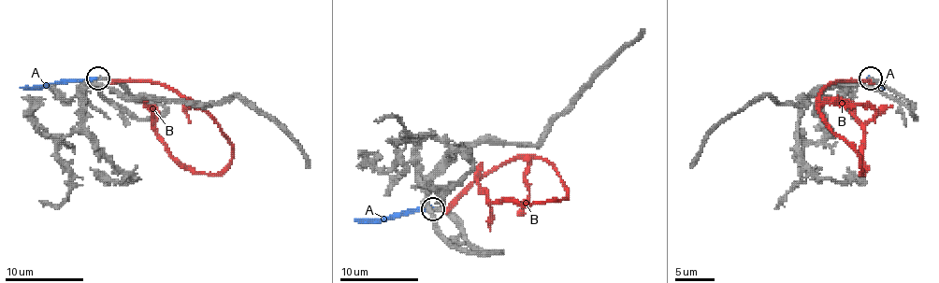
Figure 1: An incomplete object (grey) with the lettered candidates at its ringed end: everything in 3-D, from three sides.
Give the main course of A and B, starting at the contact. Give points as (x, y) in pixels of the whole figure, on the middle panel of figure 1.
A: (433, 209), (401, 211), (380, 219), (354, 220)
B: (446, 211), (474, 181), (519, 158), (544, 158), (558, 172), (566, 197), (492, 201), (478, 181), (482, 162)

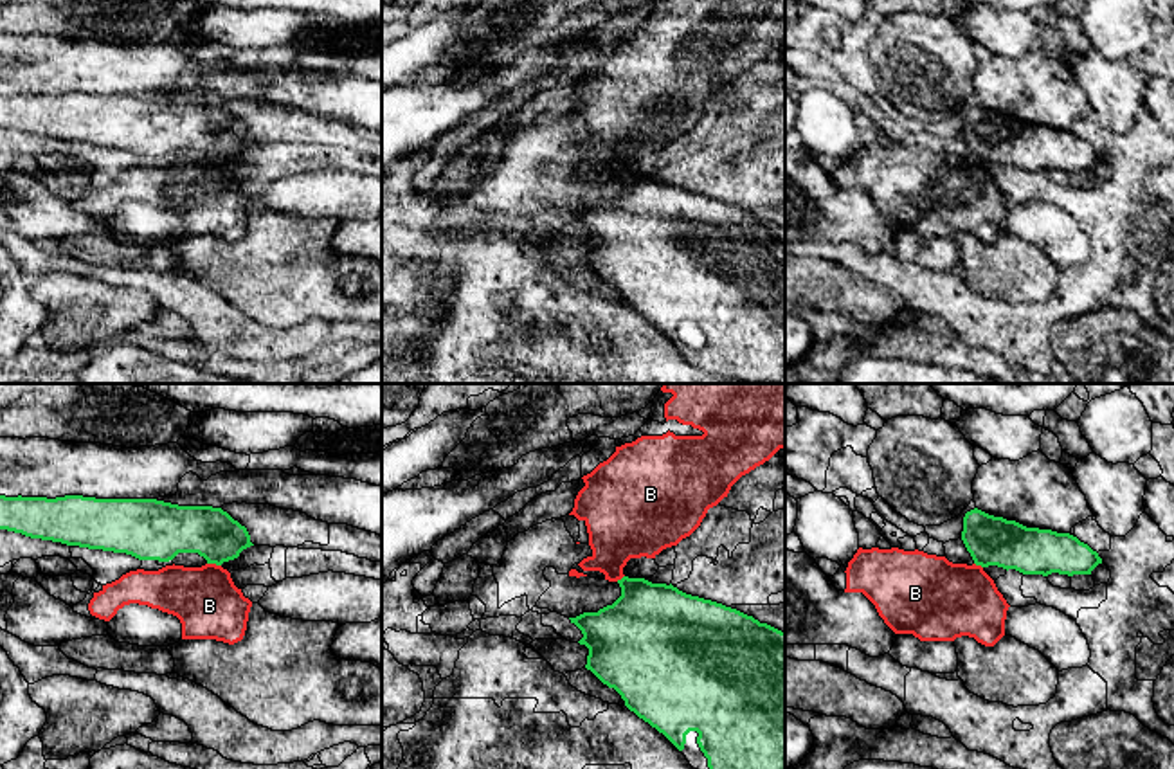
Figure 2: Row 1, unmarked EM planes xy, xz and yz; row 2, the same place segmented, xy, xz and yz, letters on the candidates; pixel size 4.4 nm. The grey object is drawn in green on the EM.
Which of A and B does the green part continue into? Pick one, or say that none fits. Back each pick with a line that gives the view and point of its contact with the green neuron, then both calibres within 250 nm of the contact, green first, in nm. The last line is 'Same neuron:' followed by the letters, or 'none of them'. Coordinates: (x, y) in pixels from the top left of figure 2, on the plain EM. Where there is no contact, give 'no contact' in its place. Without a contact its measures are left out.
A: no contact
Same neuron: A

